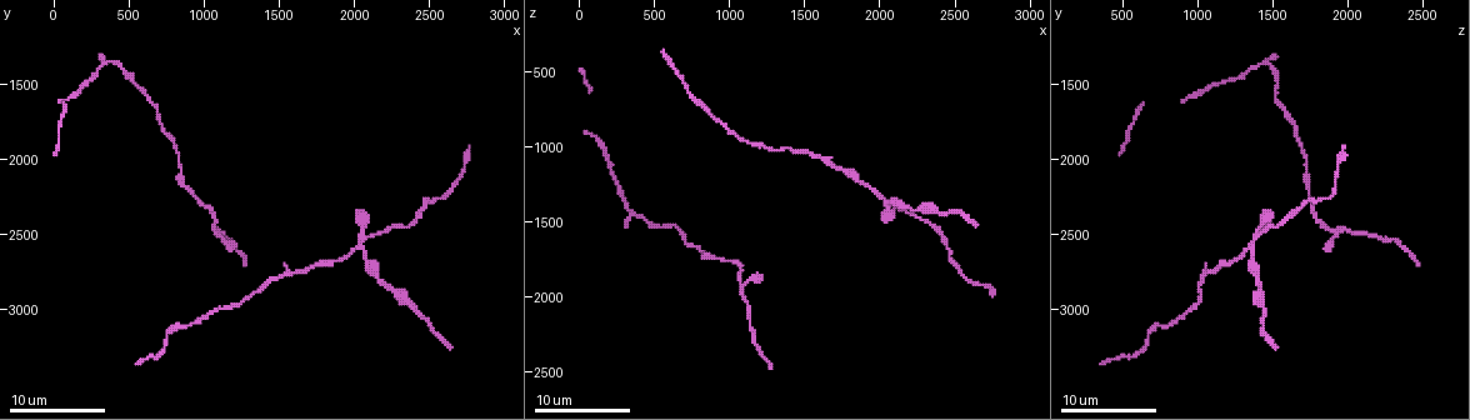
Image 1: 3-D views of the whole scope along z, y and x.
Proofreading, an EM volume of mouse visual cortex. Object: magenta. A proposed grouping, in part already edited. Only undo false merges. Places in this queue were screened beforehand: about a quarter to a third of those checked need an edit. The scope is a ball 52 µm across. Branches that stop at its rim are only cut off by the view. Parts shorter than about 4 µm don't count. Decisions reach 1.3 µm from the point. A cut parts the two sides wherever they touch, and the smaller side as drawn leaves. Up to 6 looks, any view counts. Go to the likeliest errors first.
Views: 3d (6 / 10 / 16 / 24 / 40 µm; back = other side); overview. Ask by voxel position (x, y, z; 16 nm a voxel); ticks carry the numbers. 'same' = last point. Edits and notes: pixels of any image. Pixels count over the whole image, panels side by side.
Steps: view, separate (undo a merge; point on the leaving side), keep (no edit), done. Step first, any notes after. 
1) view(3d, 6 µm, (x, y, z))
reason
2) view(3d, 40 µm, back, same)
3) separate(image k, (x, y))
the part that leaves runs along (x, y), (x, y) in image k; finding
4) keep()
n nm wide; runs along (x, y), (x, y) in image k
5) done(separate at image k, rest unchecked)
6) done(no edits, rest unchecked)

view(3d, 10 µm, (2040, 2560, 1360))
four arms meet

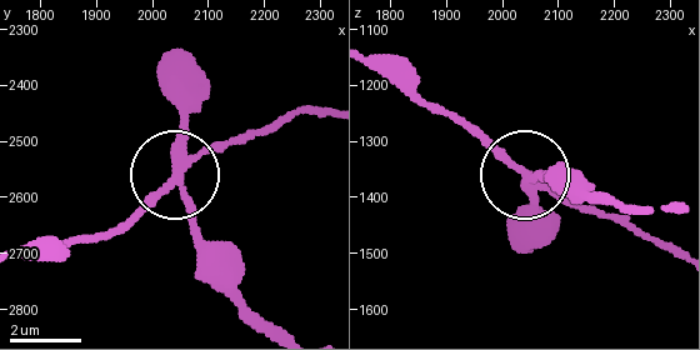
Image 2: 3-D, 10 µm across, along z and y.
separate(image 2, (181, 120))
the part that leaves runs along (179, 171), (200, 258), (278, 326) in image 2; a second neuron is stuck on

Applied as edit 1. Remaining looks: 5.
view(3d, 10 µm, (1100, 2480, 1940))
side arm on a straight run

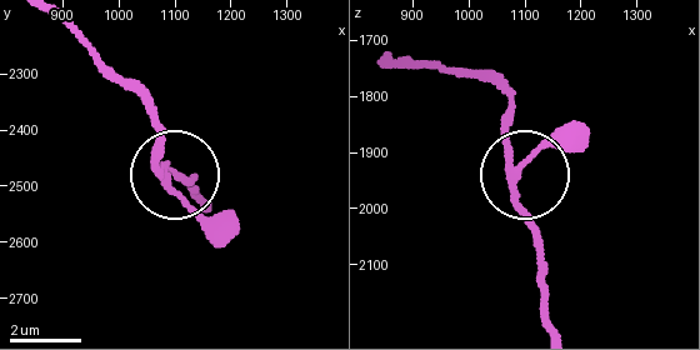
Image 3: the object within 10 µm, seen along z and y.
keep()
side arm 11 µm; runs along (535, 148), (518, 180), (535, 275) in image 3; all the same neuron

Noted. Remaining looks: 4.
view(3d, 10 µm, (1720, 2740, 1140))
a narrow waist

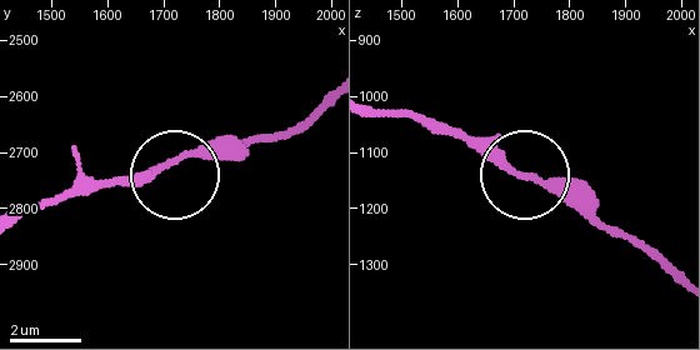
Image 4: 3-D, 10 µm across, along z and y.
keep()
continuous, no second neuron

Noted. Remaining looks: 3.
done(separate at image 2, rest unchecked)

